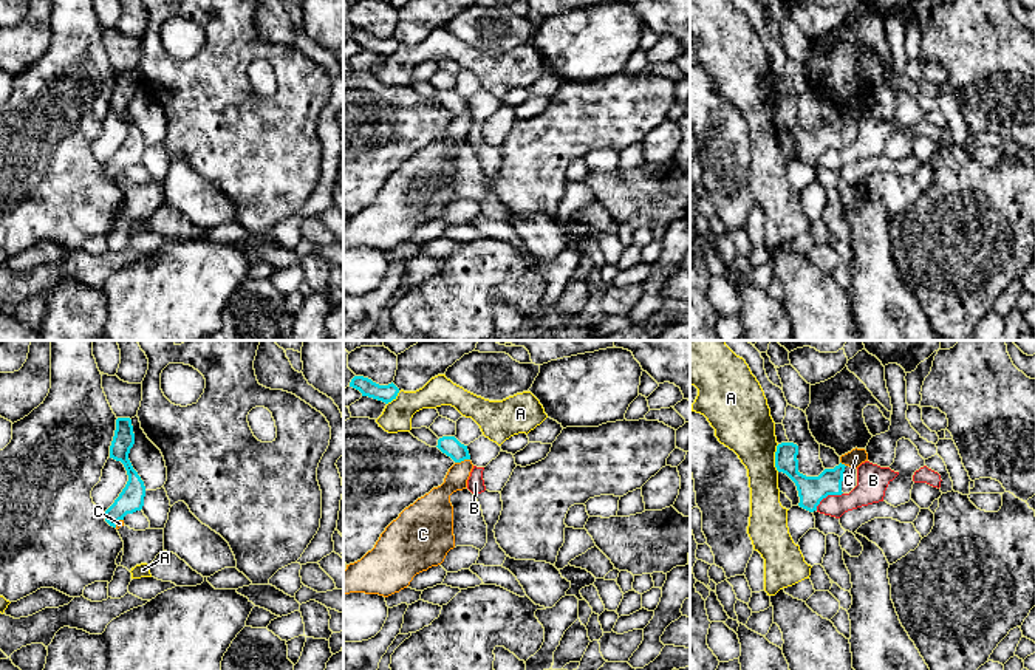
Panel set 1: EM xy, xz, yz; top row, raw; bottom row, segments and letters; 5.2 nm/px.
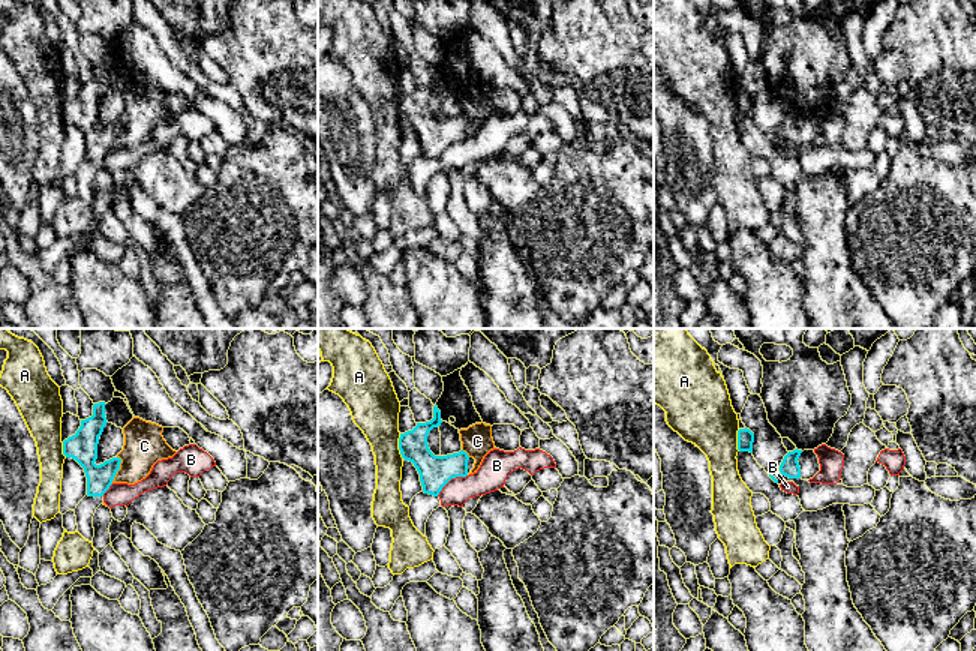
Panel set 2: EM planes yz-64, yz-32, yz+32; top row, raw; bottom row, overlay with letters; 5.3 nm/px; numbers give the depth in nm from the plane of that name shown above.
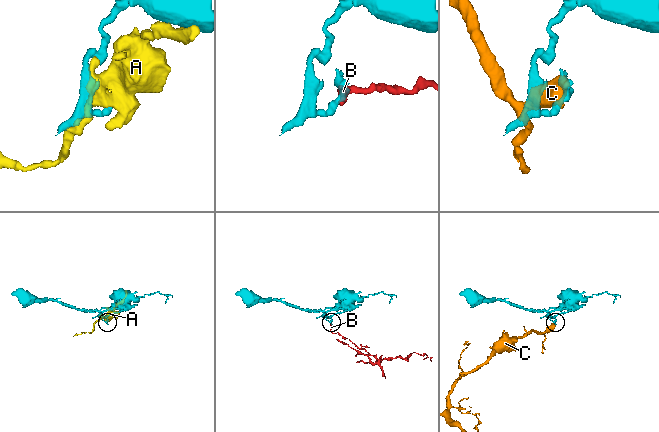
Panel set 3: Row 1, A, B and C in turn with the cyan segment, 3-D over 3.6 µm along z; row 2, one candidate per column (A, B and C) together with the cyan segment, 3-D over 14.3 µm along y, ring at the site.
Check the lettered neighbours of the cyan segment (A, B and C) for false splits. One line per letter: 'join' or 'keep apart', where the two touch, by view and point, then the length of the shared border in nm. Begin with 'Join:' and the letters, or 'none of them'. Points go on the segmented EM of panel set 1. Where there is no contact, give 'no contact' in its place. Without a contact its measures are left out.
Join: none of them
A: keep apart; contact yz (775, 458); length 140 nm
B: keep apart; contact yz (826, 495); length 170 nm
C: keep apart; contact xz (461, 460); length 80 nm

